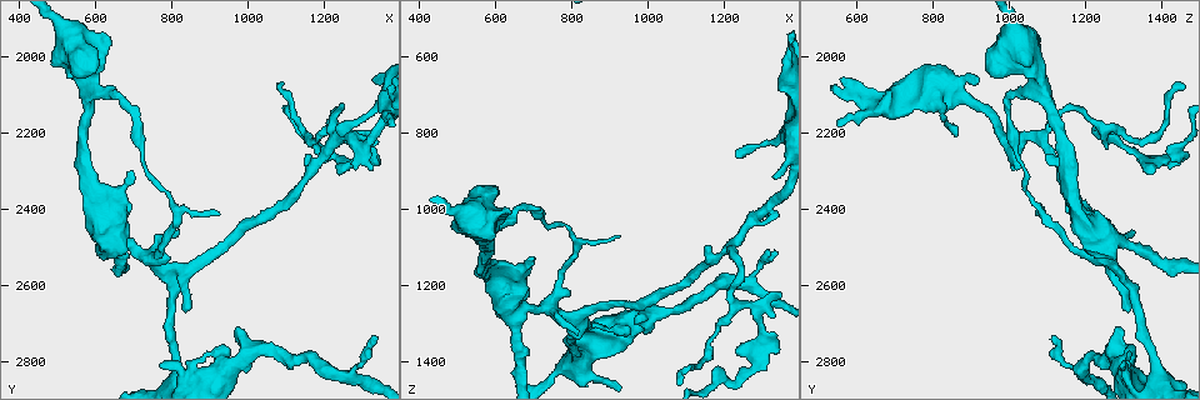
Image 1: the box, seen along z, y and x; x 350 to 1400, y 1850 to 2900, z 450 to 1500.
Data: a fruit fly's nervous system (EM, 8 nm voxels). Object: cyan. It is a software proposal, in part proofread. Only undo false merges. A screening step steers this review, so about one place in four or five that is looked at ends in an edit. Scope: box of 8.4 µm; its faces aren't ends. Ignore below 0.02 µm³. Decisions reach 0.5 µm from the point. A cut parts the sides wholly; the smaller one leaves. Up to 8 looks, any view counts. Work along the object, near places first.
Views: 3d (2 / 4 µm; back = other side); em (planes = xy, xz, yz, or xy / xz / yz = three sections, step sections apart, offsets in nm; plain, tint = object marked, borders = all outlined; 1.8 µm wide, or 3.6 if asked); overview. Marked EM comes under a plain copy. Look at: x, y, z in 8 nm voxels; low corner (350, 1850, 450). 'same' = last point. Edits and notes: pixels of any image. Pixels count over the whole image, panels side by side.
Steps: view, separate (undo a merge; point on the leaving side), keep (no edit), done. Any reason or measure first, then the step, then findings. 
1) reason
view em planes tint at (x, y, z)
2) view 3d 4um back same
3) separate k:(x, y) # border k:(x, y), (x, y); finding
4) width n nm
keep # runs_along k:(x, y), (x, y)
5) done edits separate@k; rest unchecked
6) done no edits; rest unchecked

sharp bend
view 3d 4um at (1305, 2240, 1005)

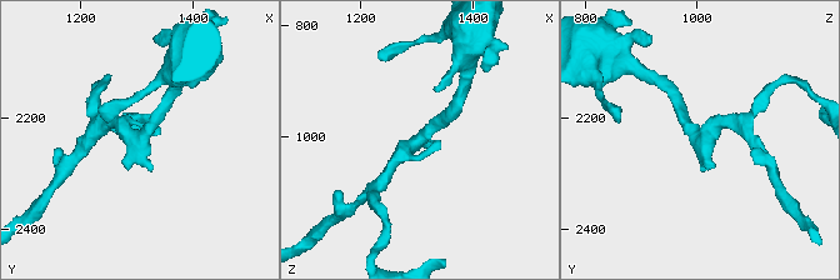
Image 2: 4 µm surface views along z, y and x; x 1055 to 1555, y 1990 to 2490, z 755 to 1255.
arm_widths 170, 200 nm; need the tissue
view em planes tint at (1310, 2240, 1005)

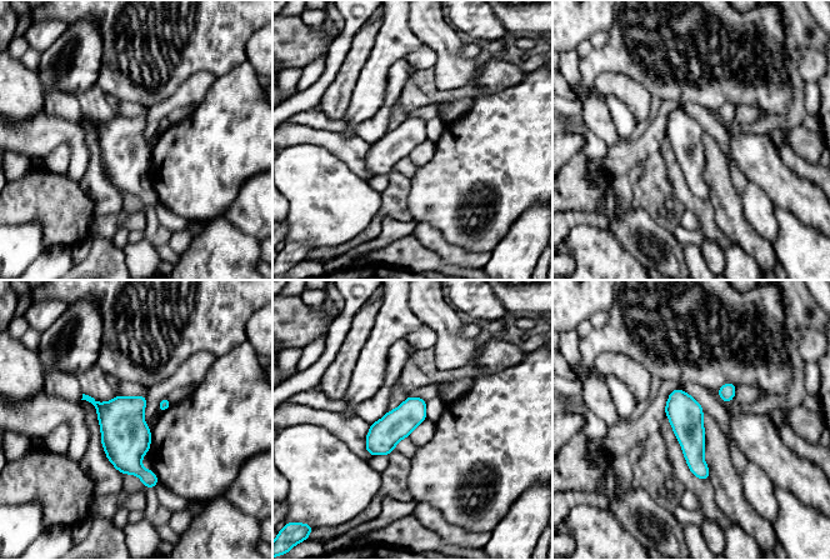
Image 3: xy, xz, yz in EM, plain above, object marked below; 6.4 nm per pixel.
keep # runs_along 3:(675, 393), (705, 475); all the same cell

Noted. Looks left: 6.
view em xy step 16 tint at (1225, 2195, 1240)

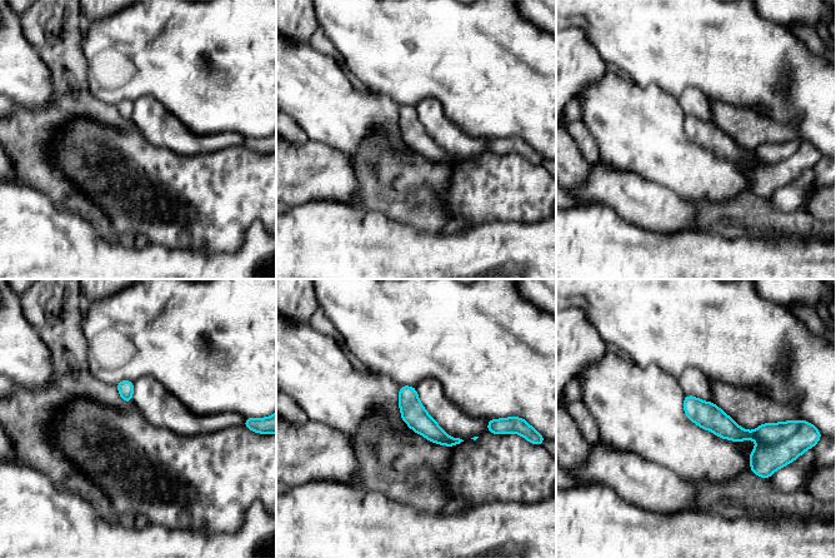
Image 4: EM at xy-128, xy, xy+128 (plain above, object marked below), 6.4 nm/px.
another direction
view em xz step 8 tint same

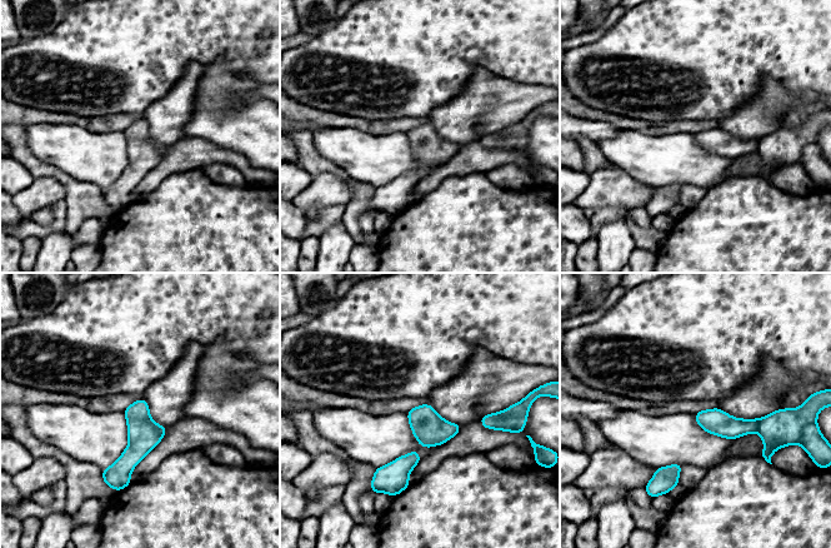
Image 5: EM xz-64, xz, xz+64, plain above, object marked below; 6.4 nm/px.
separate 5:(781, 428) # border 5:(760, 419), (756, 431); a second cell is stuck on

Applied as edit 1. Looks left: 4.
view overview

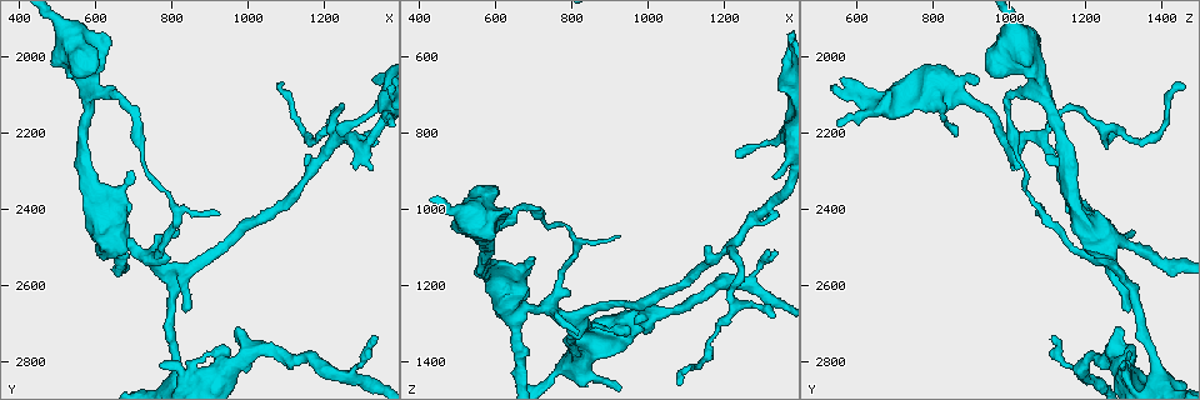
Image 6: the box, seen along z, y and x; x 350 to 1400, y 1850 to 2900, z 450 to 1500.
four-way junction
view em planes tint at (770, 2555, 1275)

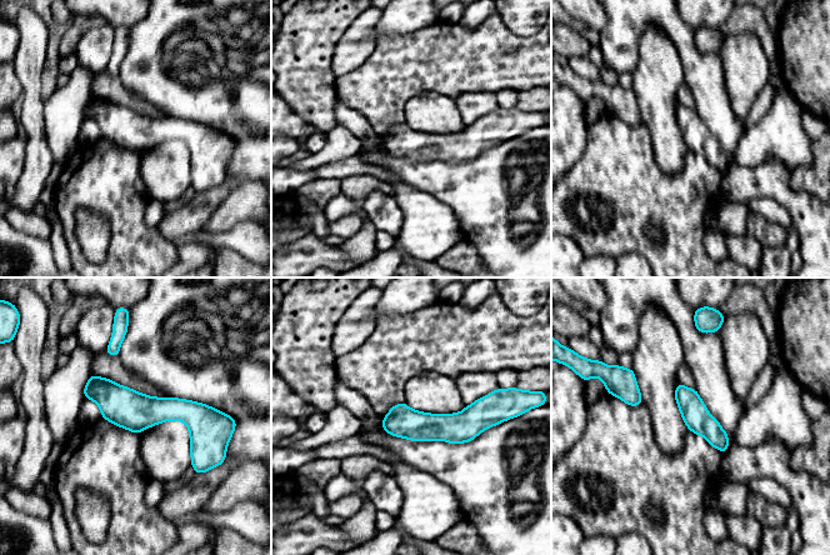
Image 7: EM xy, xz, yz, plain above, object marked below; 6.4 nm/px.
keep # runs_along 7:(86, 390), (128, 409), (206, 411); one cell here

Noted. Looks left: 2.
done edits separate@5; rest unchecked

